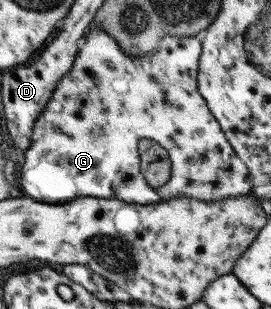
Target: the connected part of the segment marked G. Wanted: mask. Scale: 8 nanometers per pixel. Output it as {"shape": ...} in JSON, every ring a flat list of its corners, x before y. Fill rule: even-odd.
{"shape":[[99,26,87,31,84,40,80,44,78,53,76,54,73,66,67,75,65,75,54,92,49,96,46,108,42,110,36,126,34,126,32,142,25,150,25,160,22,169,18,172,18,183,25,196,33,198,35,201,48,204,60,204,71,201,78,197,96,197,96,198,118,198,124,200,128,204,154,204,159,201,170,200,170,198,193,198,194,200,201,200,202,202,213,202,213,200,224,200,225,198,234,198,240,195,250,195,253,193,251,176,249,175,248,167,244,161,236,154,233,146,228,142,220,124,214,119,210,113,206,102,203,101,203,96,198,92,198,61,202,55,202,42,201,36,196,37,178,37,178,36,164,36,160,41,160,45,152,55,144,57,132,58,124,55,118,43,112,39,109,34,106,34],[142,138,150,138,160,142,168,154,172,156,172,178,160,187,152,187,146,184,146,180,140,174,140,156,138,156,138,142]]}

